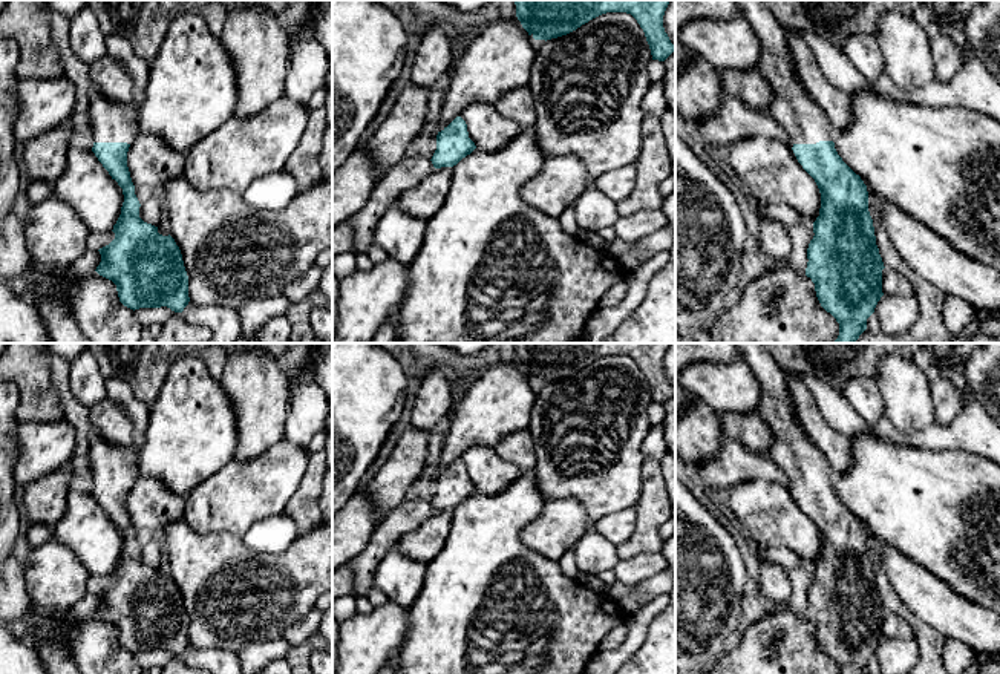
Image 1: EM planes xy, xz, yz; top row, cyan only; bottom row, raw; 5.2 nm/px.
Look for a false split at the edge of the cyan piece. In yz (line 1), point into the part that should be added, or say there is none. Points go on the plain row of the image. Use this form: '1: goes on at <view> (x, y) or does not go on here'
1: goes on at yz (804, 464)

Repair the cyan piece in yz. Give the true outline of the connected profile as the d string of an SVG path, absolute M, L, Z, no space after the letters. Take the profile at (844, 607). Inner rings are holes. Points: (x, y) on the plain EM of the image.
M738 343L738 348L744 363L760 381L758 414L772 432L770 456L789 476L798 506L815 522L821 536L819 559L813 565L815 579L807 591L806 619L815 627L821 649L839 666L839 674L865 674L867 662L884 639L885 611L868 555L867 528L838 498L833 467L798 423L792 409L787 374L775 363L764 343Z

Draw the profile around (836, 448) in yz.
M787 374L787 386L793 414L806 435L828 460L836 475L845 473L851 467L851 437L842 435L827 424L813 395L798 375Z

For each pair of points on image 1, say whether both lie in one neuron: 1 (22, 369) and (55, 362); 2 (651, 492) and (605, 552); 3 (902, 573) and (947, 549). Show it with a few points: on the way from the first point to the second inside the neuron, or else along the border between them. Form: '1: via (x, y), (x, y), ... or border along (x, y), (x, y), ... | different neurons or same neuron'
1: border along (48, 359), (51, 382), (60, 397) | different neurons
2: border along (616, 546), (619, 559) | different neurons
3: border along (888, 544), (948, 585) | different neurons

